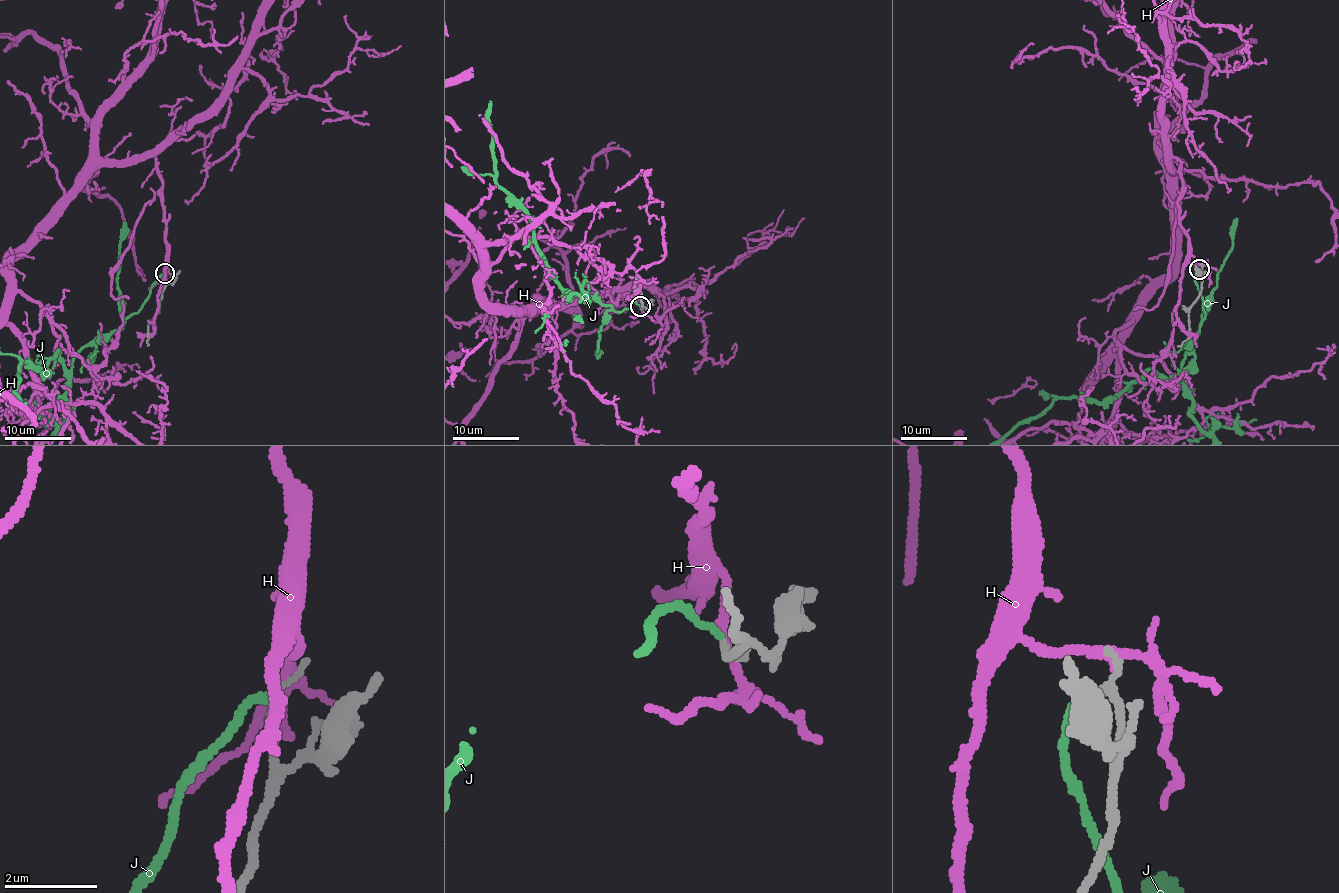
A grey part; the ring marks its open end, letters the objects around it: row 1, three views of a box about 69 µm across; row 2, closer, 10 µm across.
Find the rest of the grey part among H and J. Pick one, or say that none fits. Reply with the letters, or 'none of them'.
J

